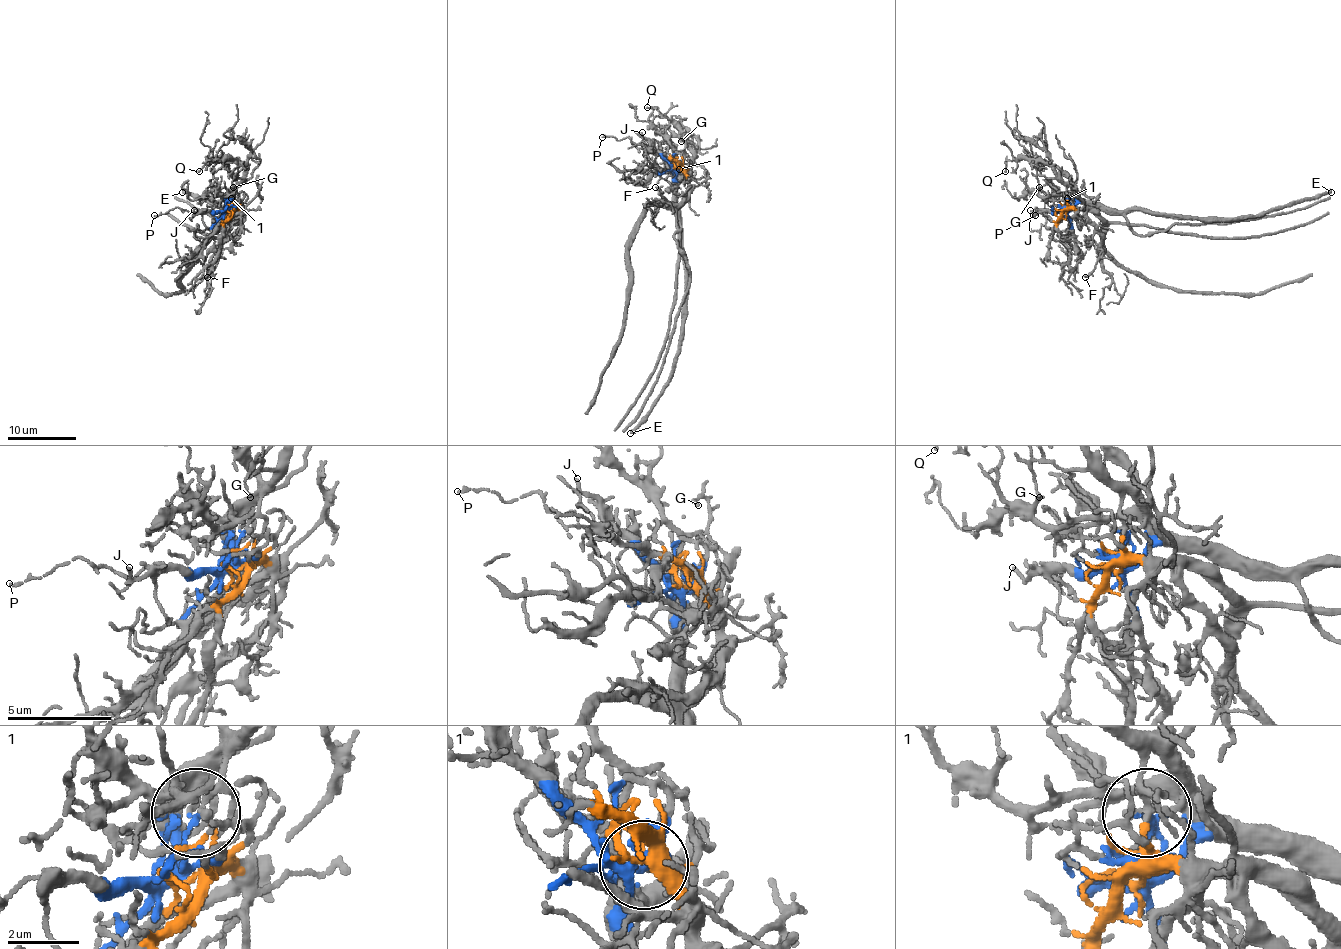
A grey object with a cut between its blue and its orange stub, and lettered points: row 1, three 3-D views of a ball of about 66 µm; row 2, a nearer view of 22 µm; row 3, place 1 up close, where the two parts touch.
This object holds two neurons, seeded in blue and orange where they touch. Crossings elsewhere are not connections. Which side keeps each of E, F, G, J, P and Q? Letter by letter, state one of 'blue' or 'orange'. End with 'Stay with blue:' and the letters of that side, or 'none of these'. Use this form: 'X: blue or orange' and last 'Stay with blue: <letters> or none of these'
E: blue
F: orange
G: blue
J: blue
P: blue
Q: blue
Stay with blue: E, G, J, P, Q

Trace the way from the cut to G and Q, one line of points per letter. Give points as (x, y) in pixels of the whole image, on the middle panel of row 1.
G: (672, 167), (681, 169), (688, 164), (689, 157), (684, 150), (684, 140), (681, 142)
Q: (672, 167), (681, 169), (688, 164), (689, 157), (684, 150), (686, 135), (655, 109), (646, 107)

